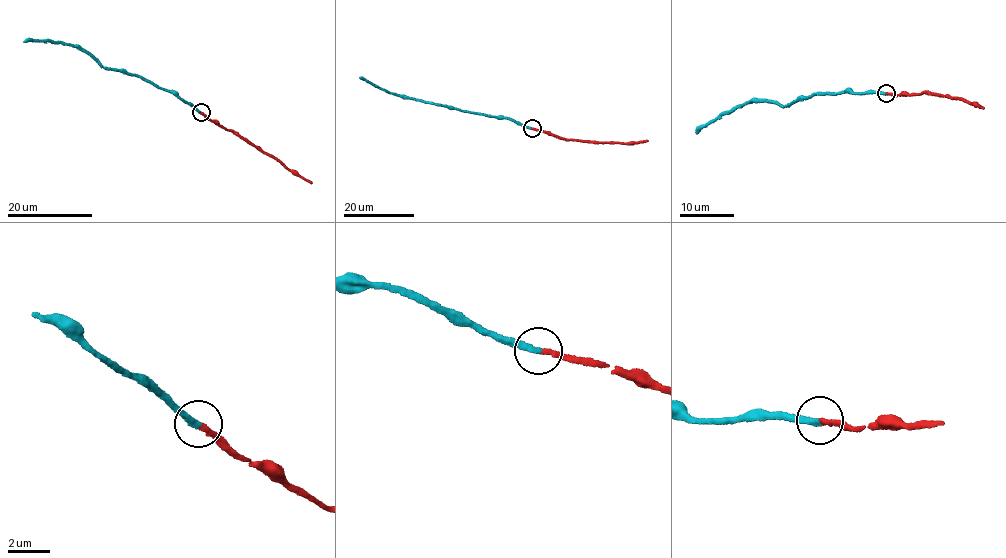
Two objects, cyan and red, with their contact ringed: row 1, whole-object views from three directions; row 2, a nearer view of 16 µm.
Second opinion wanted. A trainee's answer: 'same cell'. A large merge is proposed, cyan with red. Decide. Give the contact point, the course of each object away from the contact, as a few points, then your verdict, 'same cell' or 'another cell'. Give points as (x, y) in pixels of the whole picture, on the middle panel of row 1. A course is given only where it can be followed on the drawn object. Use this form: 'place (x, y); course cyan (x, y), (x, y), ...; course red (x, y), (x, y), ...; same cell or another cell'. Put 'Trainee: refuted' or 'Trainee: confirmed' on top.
Trainee: confirmed
place (532, 128); course cyan (532, 129), (505, 117), (404, 96), (381, 89), (359, 77); course red (532, 129), (570, 140), (630, 144), (647, 141); same cell

